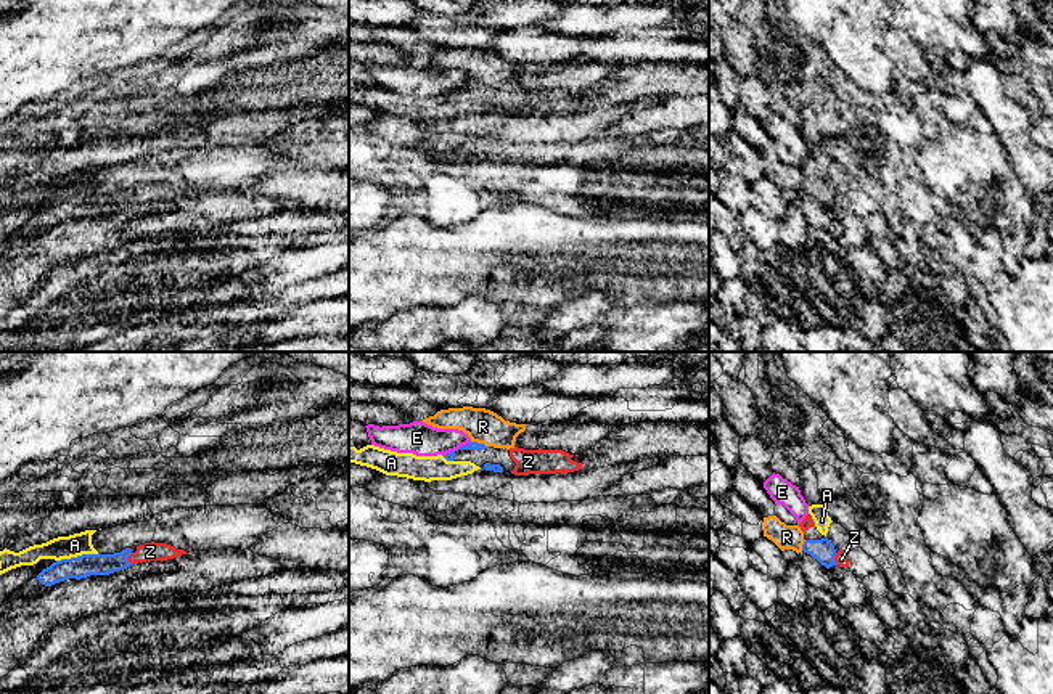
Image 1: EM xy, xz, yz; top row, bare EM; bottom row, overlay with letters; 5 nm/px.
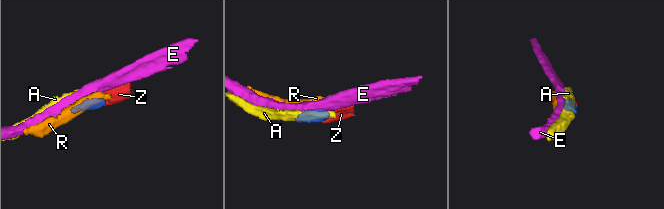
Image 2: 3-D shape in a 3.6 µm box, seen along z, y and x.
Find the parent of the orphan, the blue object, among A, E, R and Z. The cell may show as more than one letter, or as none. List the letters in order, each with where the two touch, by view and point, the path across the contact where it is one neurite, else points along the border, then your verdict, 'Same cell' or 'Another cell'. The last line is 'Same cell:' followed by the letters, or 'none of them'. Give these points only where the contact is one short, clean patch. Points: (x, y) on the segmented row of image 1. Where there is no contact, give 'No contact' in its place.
A: Touches blue at xy (77, 556). Boundary: xy (98, 553), (82, 553), (57, 561). Another cell
E: Touches blue at xz (458, 449). Boundary: xz (471, 442), (442, 455). Another cell
R: Touches blue at xz (479, 444). Boundary: xz (471, 440), (486, 445). Another cell
Z: Touches blue at xy (126, 559). Path across: xy (84, 566), (126, 559), (150, 551). Same cell
Same cell: Z

